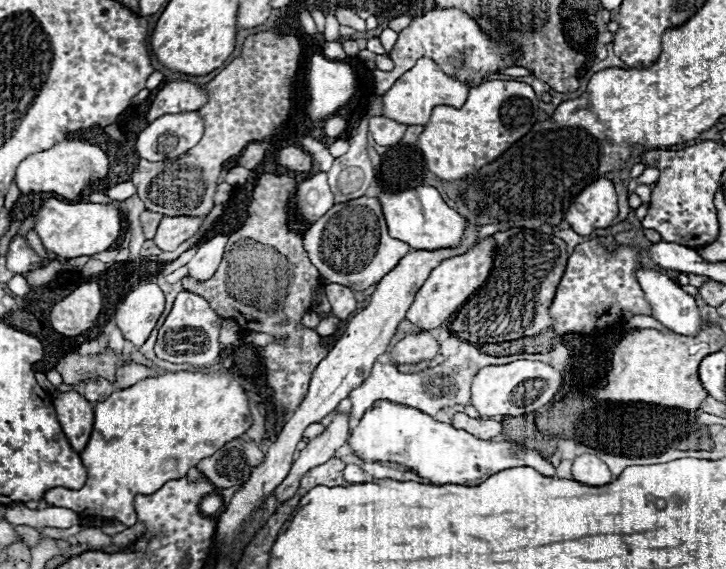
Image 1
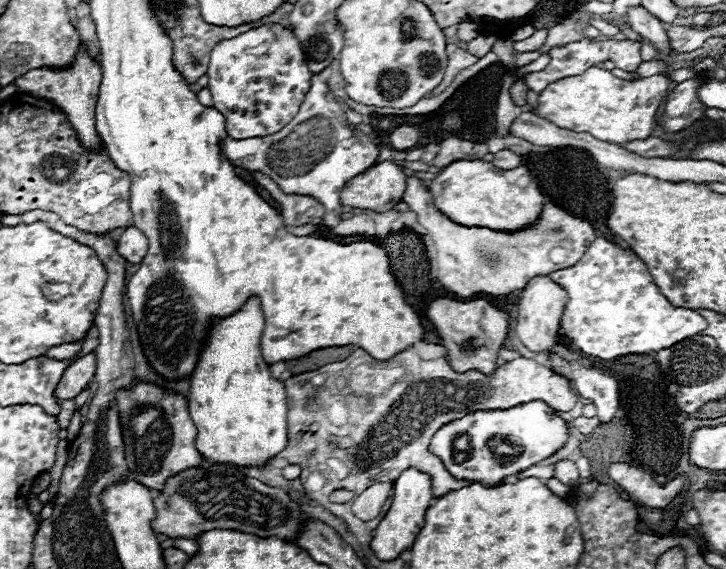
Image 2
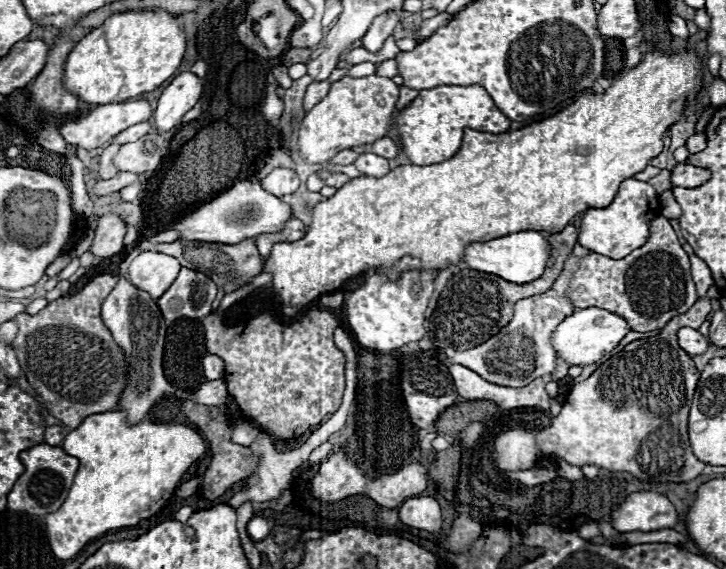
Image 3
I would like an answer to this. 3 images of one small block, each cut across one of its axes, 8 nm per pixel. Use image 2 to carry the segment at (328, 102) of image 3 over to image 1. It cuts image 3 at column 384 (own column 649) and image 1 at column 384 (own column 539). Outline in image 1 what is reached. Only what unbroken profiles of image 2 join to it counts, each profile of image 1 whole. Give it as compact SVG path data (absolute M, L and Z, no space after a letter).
M420 58L414 68L402 74L396 84L384 94L384 108L382 114L390 116L390 120L398 120L406 126L424 126L430 120L430 112L438 105L460 108L466 102L470 86L452 78L440 70L440 66L430 58Z

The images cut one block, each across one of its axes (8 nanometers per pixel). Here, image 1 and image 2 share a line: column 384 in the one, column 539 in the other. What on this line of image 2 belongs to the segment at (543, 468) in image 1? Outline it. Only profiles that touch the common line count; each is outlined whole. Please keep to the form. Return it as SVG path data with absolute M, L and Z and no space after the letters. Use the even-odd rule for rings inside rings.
M534 400L508 410L474 412L456 422L450 422L434 434L430 450L444 462L456 480L496 486L502 484L504 478L514 476L544 458L550 458L566 444L568 436L566 420L562 420L548 404ZM494 442L500 444L500 454L496 454L494 446L490 446Z

